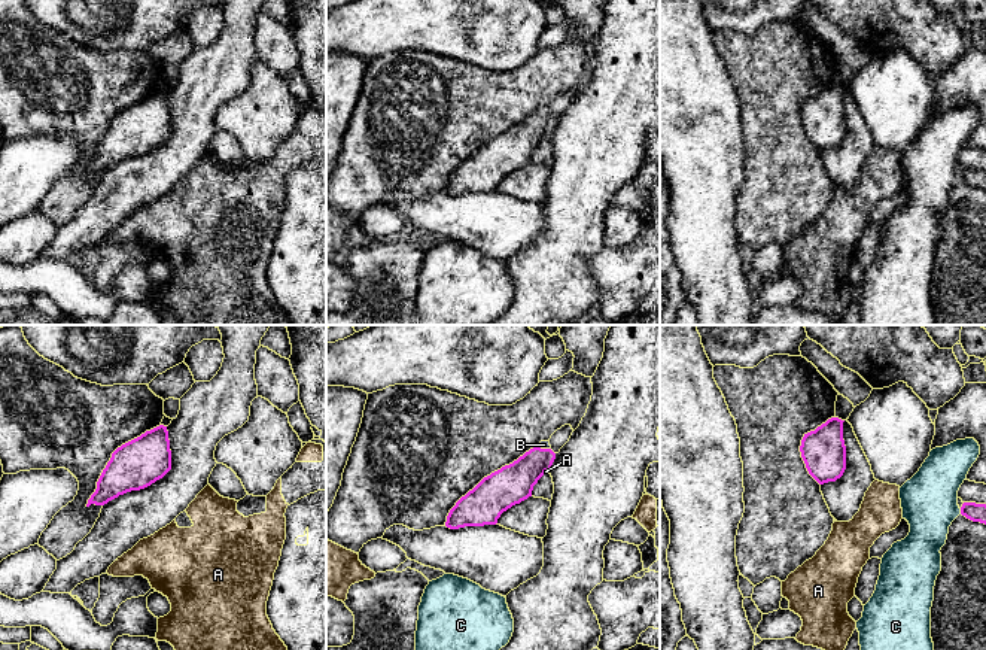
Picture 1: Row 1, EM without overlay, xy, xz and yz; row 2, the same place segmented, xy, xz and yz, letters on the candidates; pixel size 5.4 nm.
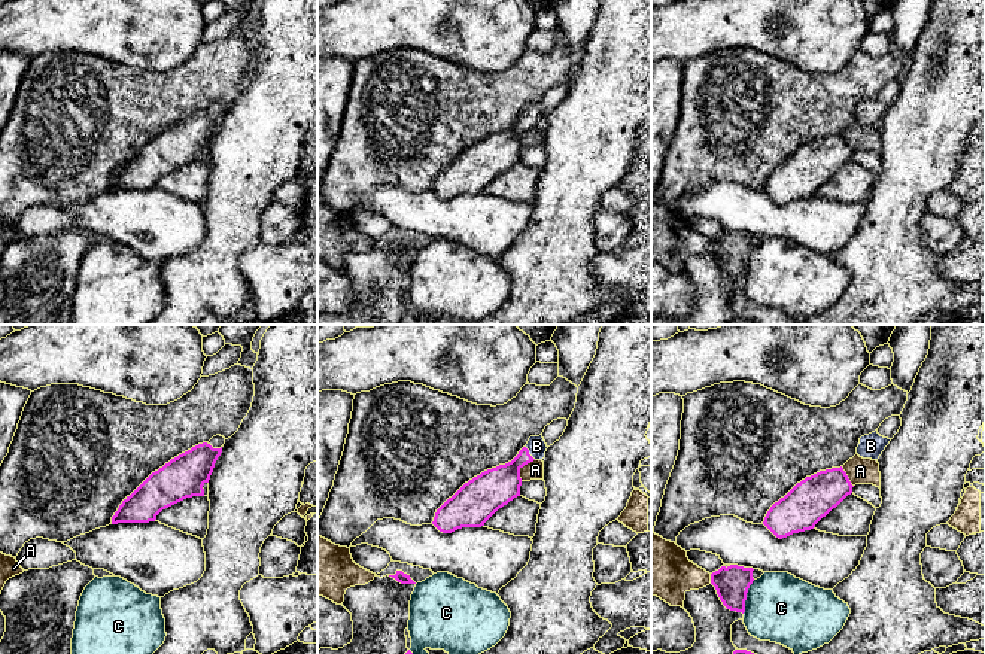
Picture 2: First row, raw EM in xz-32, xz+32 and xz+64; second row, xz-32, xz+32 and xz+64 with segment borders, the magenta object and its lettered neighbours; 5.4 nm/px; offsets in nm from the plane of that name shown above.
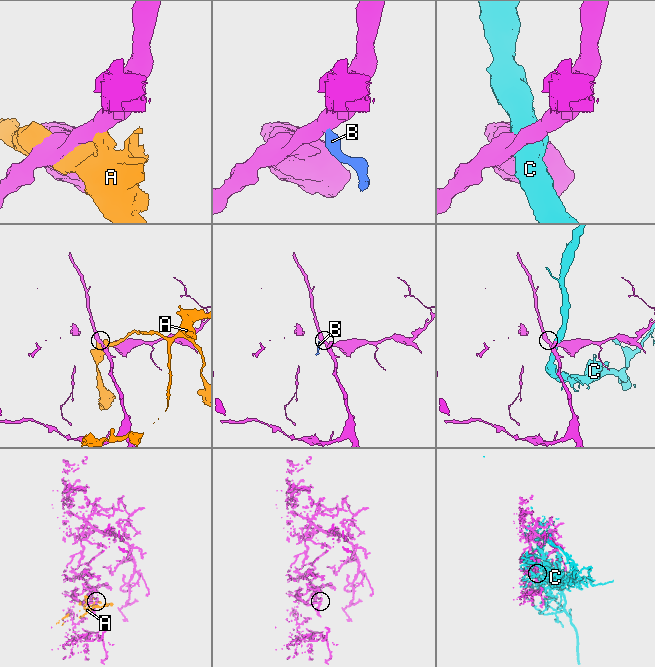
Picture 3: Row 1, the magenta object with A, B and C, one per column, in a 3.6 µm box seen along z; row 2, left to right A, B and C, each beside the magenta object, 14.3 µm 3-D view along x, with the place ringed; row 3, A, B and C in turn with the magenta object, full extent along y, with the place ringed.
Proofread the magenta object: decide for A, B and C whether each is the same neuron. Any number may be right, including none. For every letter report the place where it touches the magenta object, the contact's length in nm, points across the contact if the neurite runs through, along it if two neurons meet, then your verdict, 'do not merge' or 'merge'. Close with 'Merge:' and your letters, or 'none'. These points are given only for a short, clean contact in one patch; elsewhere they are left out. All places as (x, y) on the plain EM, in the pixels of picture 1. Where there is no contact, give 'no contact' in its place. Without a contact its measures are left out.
A: contact xz (545, 136); length 40 nm; do not merge
B: contact xz (544, 115); length 80 nm; way xz (513, 149), (544, 115), (544, 111); merge
C: contact yz (961, 178); length 30 nm; do not merge
Merge: B

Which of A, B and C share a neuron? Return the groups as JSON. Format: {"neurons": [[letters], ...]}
{"neurons": [["A"], ["B"], ["C"]]}

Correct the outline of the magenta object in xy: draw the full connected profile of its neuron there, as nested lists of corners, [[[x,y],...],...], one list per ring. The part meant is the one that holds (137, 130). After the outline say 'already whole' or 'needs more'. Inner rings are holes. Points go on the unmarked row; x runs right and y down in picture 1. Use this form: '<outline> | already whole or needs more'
[[[159,91],[150,97],[146,97],[140,103],[122,110],[113,119],[106,134],[103,136],[97,155],[88,165],[86,173],[91,170],[104,171],[109,167],[118,164],[131,157],[140,157],[156,146],[162,145],[171,136],[171,116],[167,92]]] | already whole

